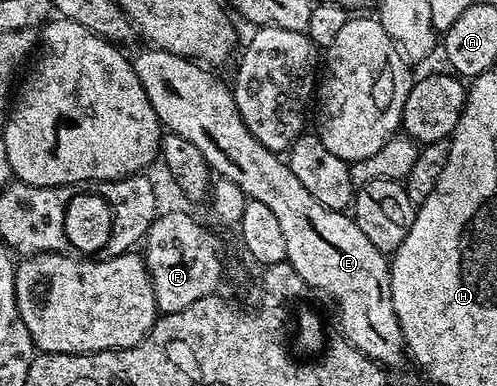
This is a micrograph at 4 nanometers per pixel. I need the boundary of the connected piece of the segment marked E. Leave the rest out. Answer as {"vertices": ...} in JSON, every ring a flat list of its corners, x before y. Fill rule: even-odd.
{"vertices":[[146,46,143,52,133,53,132,63,136,70,136,78,140,78,140,84,144,86,144,92,148,94,148,100,152,102,152,110,156,110,156,118,162,124,167,133,188,138,200,154,204,154,207,168,213,170,221,179,236,182,240,186,243,197,264,202,269,206,272,214,280,222,284,233,284,246,286,258,296,270,296,274,306,283,307,289,323,292,334,299,338,307,337,331,360,354,372,358,378,364,393,370,401,362,402,356,407,355,406,339,400,330,400,322,396,318,396,306,392,306,392,290,390,289,390,260,387,253,376,250,372,241,364,235,364,230,356,226,353,215,345,211,337,212,328,206,320,206,308,190,292,174,289,163,279,153,268,150,244,126,244,118,240,118,240,110,234,101,234,93,225,84,213,76,209,67,193,60,185,60,171,52,165,52,162,48]]}

